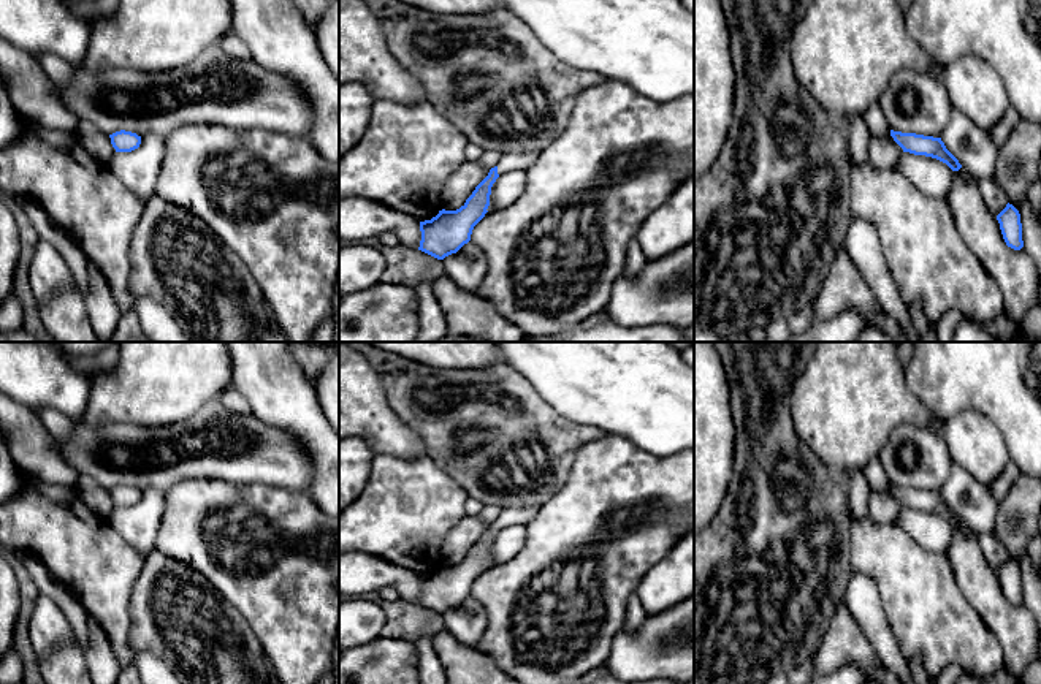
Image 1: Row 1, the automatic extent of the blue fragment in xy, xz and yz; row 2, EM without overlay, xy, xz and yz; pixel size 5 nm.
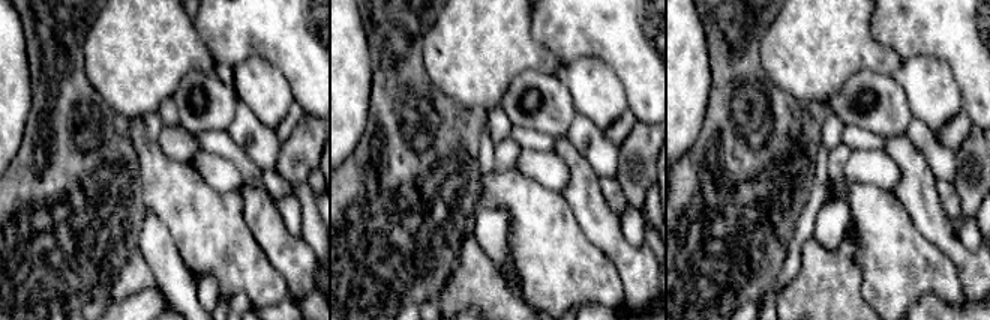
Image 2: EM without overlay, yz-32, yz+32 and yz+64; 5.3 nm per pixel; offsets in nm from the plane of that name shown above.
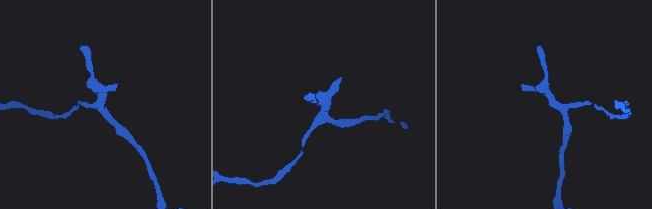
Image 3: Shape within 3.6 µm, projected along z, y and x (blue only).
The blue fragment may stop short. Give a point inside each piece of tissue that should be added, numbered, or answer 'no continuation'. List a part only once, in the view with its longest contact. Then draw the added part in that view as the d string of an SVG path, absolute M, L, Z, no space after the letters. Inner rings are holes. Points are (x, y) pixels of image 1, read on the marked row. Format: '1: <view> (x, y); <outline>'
1: xz (512, 160); M577 95L566 98L553 117L553 125L548 135L536 141L536 146L528 152L502 154L498 166L498 174L502 176L510 169L528 169L539 157L539 154L550 146L567 127L570 112L575 106Z

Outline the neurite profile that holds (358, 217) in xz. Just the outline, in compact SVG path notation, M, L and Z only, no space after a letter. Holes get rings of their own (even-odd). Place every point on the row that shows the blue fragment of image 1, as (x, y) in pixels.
M345 196L339 200L341 241L355 244L366 238L376 239L387 231L395 233L406 247L420 247L420 222L412 215L363 196Z

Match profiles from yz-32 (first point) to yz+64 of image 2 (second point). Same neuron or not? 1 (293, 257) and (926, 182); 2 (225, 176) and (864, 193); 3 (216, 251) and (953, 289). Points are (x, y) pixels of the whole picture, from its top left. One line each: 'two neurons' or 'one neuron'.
1: one neuron
2: two neurons
3: one neuron

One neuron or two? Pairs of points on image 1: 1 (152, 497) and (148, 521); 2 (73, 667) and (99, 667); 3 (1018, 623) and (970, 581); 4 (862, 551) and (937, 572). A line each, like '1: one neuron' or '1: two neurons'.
1: one neuron
2: two neurons
3: one neuron
4: one neuron

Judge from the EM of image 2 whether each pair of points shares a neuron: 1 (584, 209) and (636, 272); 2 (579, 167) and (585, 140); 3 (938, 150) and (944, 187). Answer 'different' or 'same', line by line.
1: same
2: different
3: different

